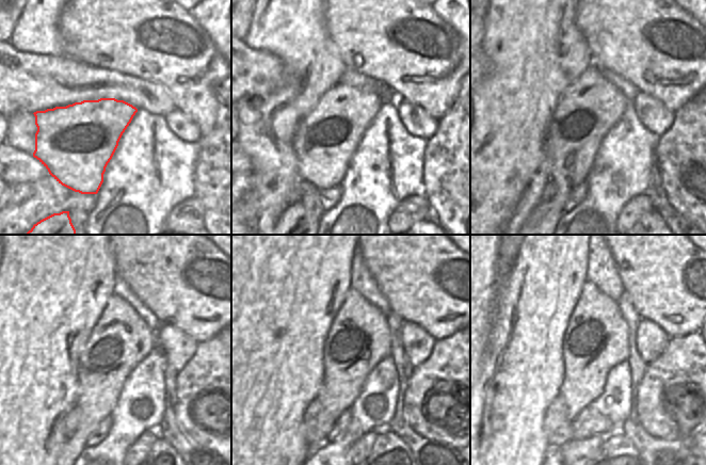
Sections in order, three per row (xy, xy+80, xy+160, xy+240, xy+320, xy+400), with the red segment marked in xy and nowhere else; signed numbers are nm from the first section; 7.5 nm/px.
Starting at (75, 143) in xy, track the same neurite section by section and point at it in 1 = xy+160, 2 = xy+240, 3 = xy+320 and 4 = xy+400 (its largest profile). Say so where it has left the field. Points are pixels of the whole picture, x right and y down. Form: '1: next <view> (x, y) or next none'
1: next xy+160 (587, 110)
2: next xy+240 (119, 340)
3: next xy+320 (358, 339)
4: next xy+400 (596, 339)

